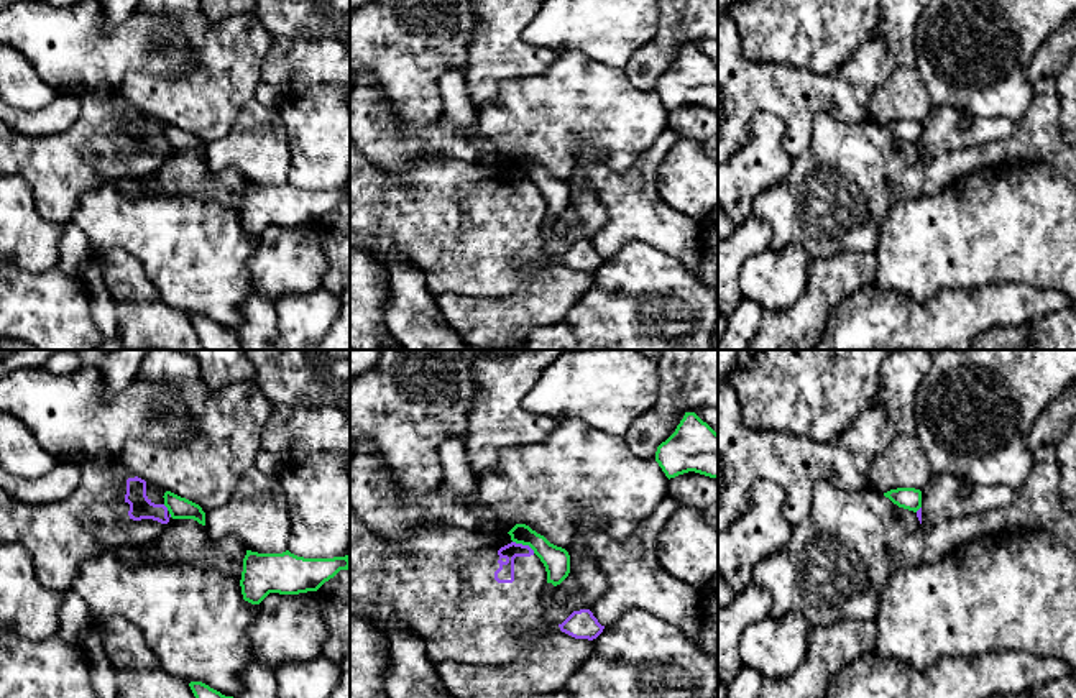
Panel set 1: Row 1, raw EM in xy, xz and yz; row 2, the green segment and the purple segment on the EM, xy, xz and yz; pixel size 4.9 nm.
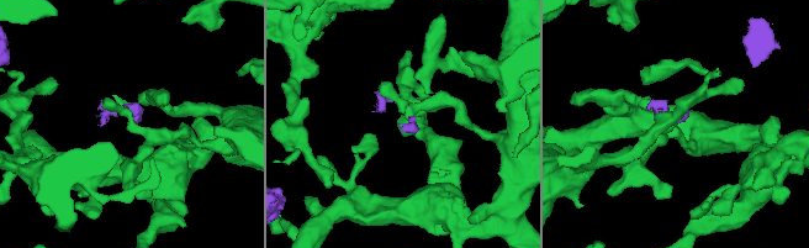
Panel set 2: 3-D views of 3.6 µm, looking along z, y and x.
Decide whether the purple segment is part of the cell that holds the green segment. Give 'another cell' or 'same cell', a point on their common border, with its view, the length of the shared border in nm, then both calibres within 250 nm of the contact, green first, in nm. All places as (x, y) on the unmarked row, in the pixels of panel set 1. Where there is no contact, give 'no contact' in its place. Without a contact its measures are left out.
another cell; meets green in xz at (524, 176); contact 130 nm long; 130 nm thick on the green side, 90 nm on the other

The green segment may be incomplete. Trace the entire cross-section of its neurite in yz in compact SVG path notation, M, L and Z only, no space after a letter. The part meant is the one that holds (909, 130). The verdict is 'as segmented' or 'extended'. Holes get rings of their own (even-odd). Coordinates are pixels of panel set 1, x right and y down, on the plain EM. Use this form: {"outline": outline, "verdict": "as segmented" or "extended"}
{"outline": "M897 120L884 125L899 140L917 145L922 140L922 123L915 120Z", "verdict": "as segmented"}

